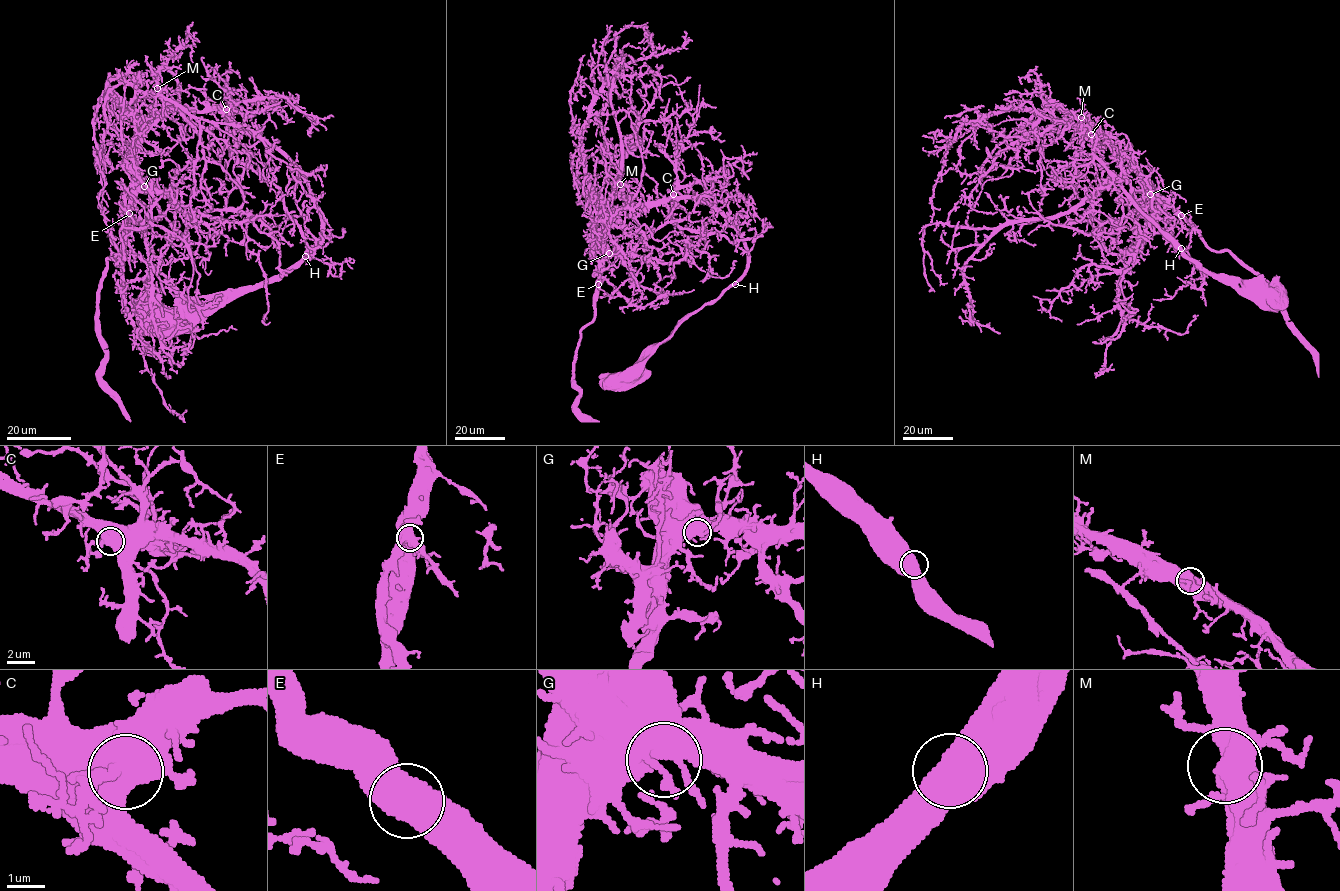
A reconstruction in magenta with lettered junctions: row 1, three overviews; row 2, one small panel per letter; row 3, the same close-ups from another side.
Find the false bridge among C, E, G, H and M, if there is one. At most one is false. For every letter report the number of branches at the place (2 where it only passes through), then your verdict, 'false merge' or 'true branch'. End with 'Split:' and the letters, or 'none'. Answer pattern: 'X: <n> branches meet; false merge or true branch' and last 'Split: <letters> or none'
C: 2 branches meet; true branch
E: 2 branches meet; true branch
G: 2 branches meet; true branch
H: 2 branches meet; true branch
M: 2 branches meet; true branch
Split: none

